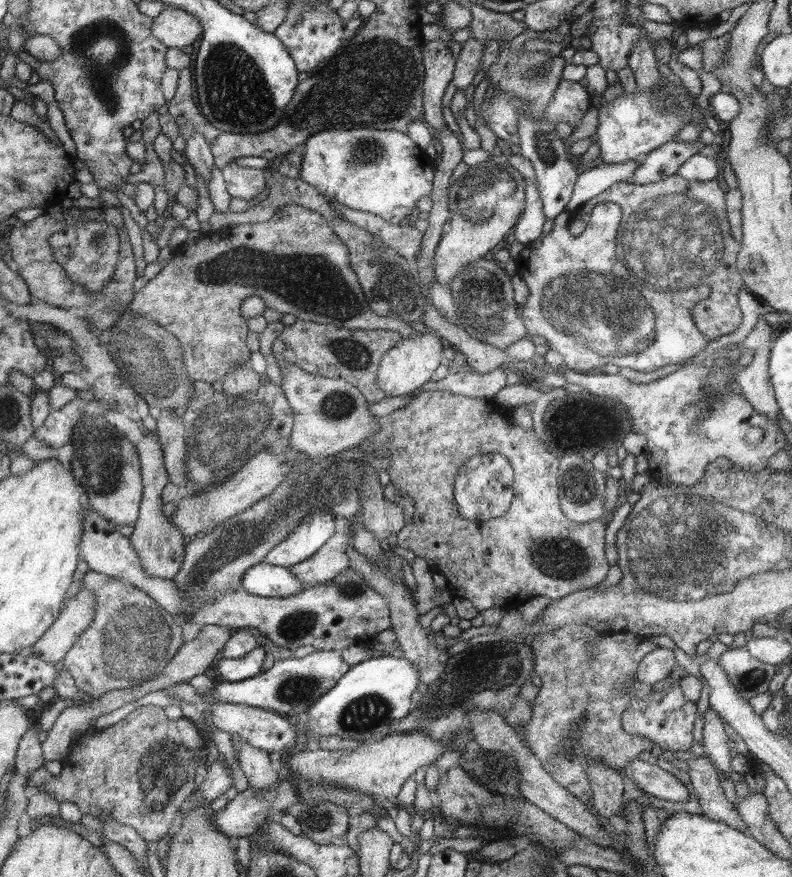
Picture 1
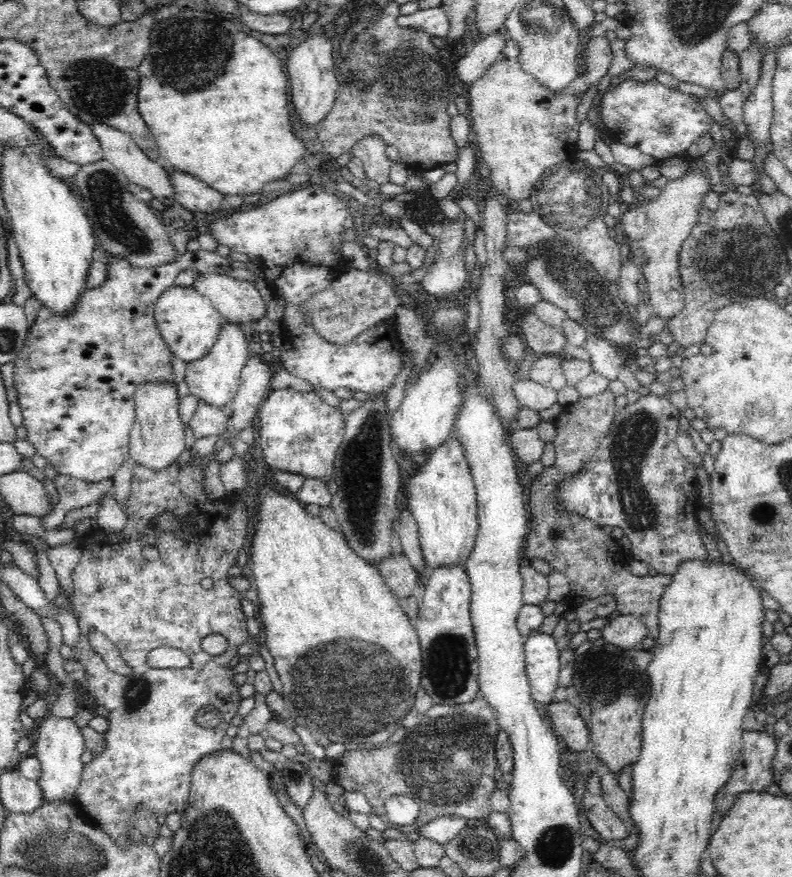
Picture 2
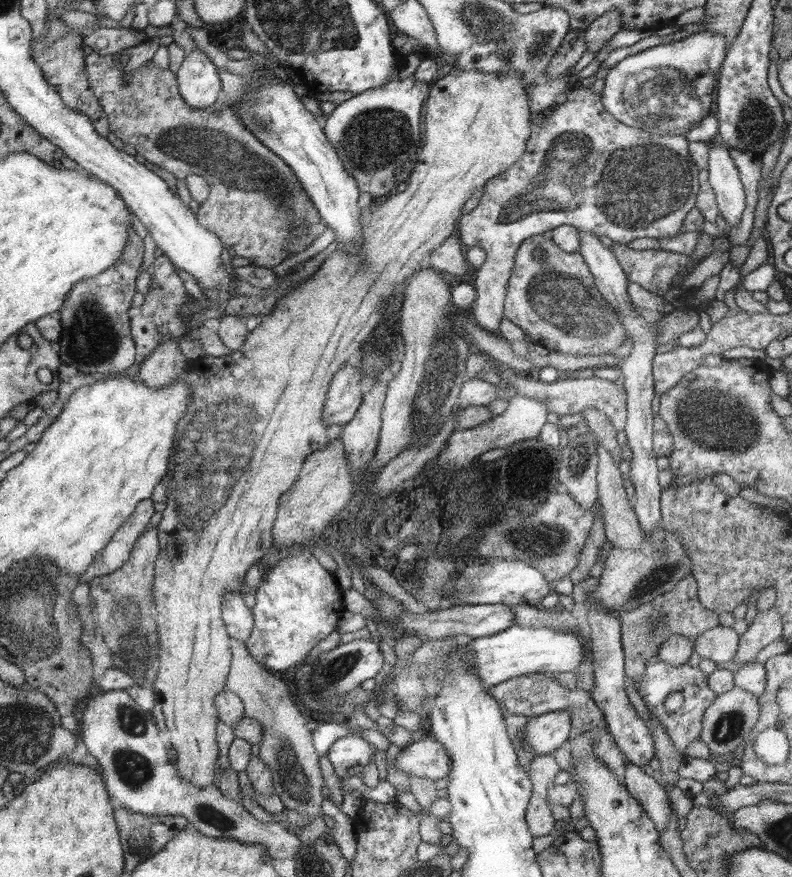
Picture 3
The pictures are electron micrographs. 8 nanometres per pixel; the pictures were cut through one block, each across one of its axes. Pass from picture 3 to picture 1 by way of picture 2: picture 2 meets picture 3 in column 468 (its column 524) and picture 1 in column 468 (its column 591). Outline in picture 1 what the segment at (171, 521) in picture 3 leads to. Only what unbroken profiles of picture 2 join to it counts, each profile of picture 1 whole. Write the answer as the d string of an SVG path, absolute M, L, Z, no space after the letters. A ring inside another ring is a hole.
M472 37L462 43L453 72L453 82L457 86L457 90L465 90L472 83L474 76L481 68L484 48L484 41Z

